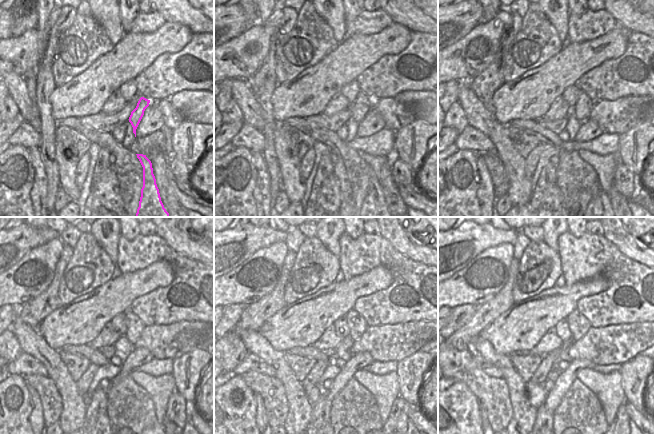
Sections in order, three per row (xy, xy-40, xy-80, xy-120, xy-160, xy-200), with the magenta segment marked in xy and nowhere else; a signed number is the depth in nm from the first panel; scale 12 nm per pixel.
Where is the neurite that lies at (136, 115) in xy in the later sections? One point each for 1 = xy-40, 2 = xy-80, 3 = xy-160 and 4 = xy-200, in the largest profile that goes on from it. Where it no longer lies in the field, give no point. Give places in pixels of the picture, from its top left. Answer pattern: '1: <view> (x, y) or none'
1: xy-40 (359, 108)
2: xy-80 (582, 109)
3: xy-160 (357, 325)
4: xy-200 (579, 325)

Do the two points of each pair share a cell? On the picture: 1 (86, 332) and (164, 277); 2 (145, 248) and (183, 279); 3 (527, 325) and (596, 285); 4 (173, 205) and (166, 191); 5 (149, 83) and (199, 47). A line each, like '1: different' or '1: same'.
1: same
2: same
3: same
4: same
5: same

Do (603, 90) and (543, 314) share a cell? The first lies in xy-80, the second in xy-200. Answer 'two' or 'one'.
two

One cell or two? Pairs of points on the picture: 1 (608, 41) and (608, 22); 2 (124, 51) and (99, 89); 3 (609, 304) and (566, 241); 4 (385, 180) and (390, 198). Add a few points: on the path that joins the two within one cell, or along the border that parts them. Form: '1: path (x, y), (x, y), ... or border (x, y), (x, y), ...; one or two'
1: border (621, 26), (586, 41); two
2: path (122, 60), (102, 80); one
3: path (615, 283), (615, 268), (608, 261), (587, 256); one
4: path (387, 184), (390, 194); one

